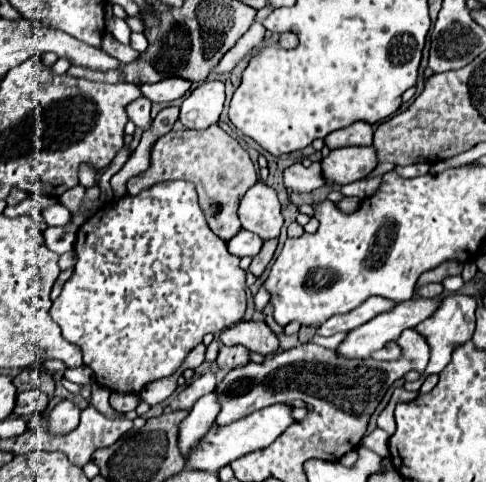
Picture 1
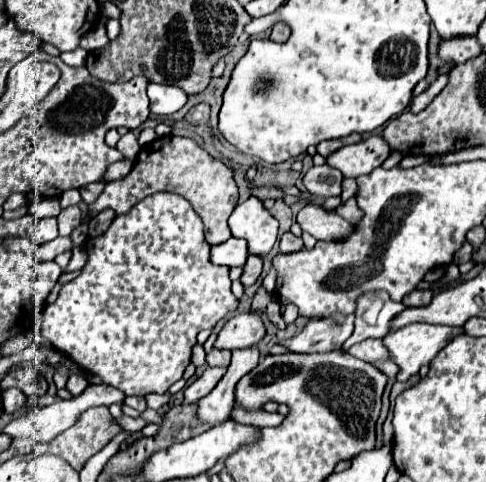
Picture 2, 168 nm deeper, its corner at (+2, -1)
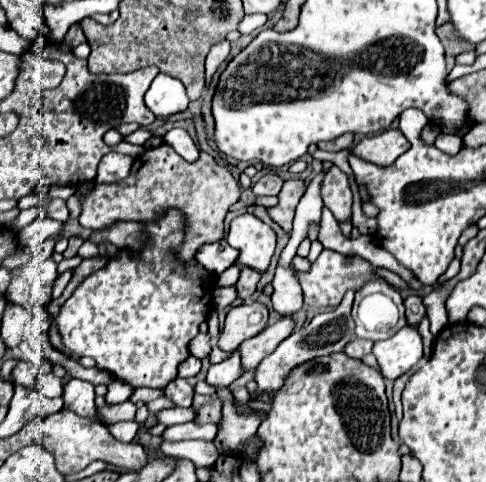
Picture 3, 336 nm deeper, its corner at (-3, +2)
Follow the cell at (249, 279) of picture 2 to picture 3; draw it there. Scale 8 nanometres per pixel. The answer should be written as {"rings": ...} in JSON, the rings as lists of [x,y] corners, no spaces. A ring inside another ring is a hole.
{"rings":[[[240,268],[240,278],[234,284],[234,288],[238,292],[238,298],[242,298],[242,300],[250,298],[254,294],[254,290],[256,290],[258,280],[260,280],[258,272],[250,272],[250,268]]]}

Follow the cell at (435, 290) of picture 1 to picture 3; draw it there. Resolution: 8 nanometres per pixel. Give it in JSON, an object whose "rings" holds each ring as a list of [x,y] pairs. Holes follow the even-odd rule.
{"rings":[[[408,296],[404,300],[404,306],[406,306],[406,320],[408,320],[408,326],[418,326],[418,322],[424,318],[426,314],[426,308],[422,304],[422,298],[420,296]]]}

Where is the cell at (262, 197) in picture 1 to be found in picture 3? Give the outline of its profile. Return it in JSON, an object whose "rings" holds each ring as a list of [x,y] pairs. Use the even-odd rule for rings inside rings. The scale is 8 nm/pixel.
{"rings":[[[246,212],[230,222],[226,242],[240,252],[236,264],[242,264],[262,274],[270,266],[276,248],[276,234],[268,224]]]}

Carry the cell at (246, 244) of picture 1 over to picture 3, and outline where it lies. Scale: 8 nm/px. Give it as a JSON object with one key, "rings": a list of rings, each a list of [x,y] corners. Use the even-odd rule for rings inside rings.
{"rings":[[[226,240],[204,244],[194,256],[194,260],[200,266],[204,266],[206,272],[210,272],[214,276],[222,274],[226,268],[230,268],[236,258],[238,258],[238,252],[234,252],[234,248],[230,248],[230,244],[226,244]]]}

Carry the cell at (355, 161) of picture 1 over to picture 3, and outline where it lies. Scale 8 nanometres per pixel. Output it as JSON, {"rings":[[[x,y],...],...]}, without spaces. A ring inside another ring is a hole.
{"rings":[[[384,130],[376,136],[366,136],[354,146],[354,154],[366,162],[374,162],[378,166],[390,166],[398,156],[402,156],[410,148],[410,142],[404,138],[400,130]]]}

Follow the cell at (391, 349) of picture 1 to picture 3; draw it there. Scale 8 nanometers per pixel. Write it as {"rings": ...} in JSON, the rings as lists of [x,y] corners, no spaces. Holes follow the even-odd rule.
{"rings":[[[354,338],[354,340],[350,340],[350,342],[346,344],[344,354],[348,354],[350,358],[362,358],[362,356],[370,354],[370,350],[372,350],[372,342],[368,342],[368,340],[360,340],[360,338]]]}

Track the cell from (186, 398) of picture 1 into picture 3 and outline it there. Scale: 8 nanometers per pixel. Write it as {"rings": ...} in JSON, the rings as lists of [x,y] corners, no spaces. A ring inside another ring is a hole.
{"rings":[[[234,350],[230,354],[228,360],[220,362],[220,364],[214,364],[210,366],[208,370],[208,376],[206,376],[206,382],[210,386],[214,384],[224,384],[224,386],[230,386],[234,380],[238,380],[242,376],[242,364],[240,364],[240,352]]]}

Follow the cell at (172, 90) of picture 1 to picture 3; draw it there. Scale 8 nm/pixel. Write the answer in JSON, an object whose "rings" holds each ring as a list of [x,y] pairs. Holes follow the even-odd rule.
{"rings":[[[158,74],[148,88],[144,102],[146,102],[148,110],[152,110],[154,116],[166,118],[166,116],[186,110],[190,100],[186,96],[186,90],[182,88],[182,84],[176,78],[168,76],[168,74]]]}

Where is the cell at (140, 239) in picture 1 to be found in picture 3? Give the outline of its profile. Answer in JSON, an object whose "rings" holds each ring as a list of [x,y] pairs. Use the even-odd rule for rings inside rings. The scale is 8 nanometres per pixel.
{"rings":[[[176,210],[166,212],[160,220],[146,224],[150,240],[144,250],[138,254],[120,250],[116,258],[112,258],[102,270],[88,276],[76,288],[76,292],[62,306],[60,314],[54,318],[68,350],[72,350],[76,356],[94,358],[100,370],[110,372],[134,388],[146,386],[164,390],[168,382],[178,376],[178,364],[190,356],[188,342],[198,334],[198,326],[206,320],[210,310],[210,292],[204,288],[204,282],[198,276],[198,272],[204,272],[204,268],[196,262],[186,266],[174,254],[174,248],[182,244],[182,228],[184,220]]]}

